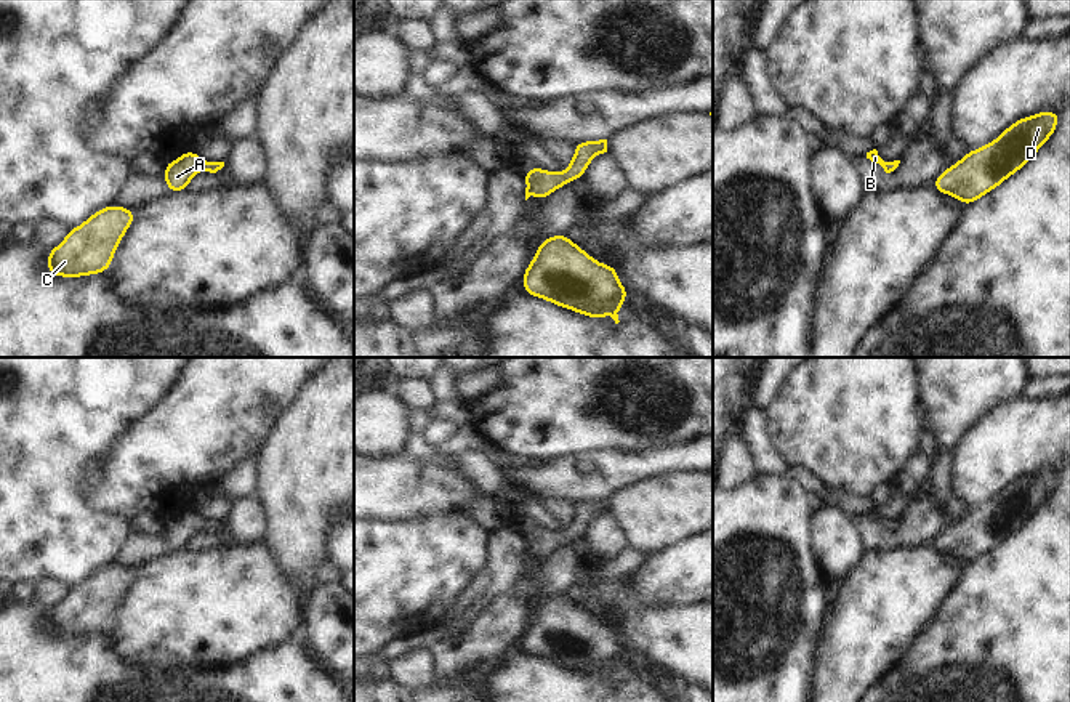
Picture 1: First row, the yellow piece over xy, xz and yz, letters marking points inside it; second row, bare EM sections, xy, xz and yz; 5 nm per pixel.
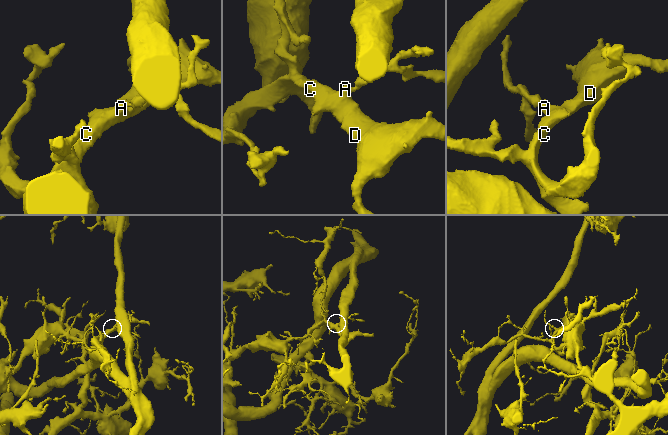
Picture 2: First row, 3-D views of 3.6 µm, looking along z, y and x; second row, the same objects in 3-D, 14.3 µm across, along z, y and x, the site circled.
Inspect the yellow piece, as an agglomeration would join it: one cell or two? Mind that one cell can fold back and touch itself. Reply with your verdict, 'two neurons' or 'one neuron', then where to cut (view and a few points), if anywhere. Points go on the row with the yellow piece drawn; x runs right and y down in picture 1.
one neuron; cut none

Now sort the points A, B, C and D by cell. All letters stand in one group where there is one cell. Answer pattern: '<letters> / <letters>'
A B C D

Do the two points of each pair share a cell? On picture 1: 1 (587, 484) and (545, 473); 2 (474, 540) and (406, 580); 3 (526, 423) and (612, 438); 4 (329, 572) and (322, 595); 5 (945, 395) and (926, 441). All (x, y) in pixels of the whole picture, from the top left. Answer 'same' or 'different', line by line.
1: same
2: same
3: same
4: different
5: different

